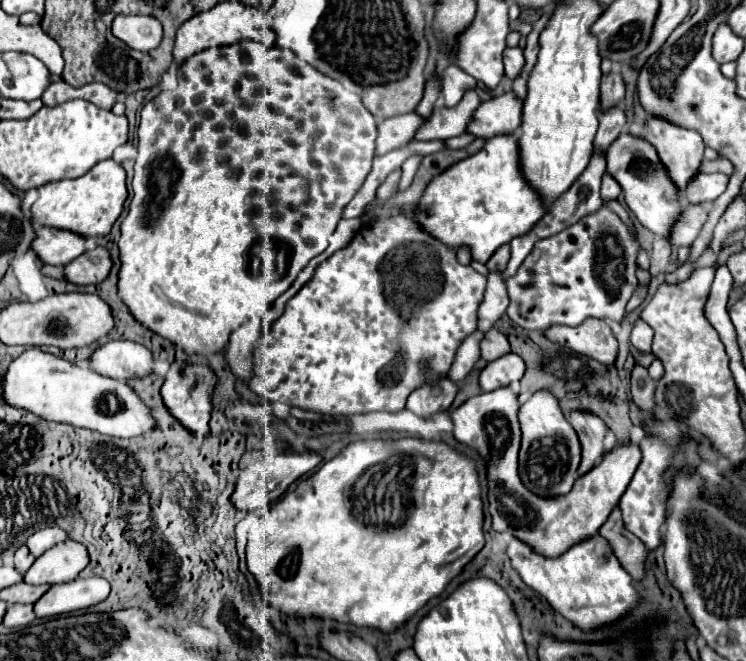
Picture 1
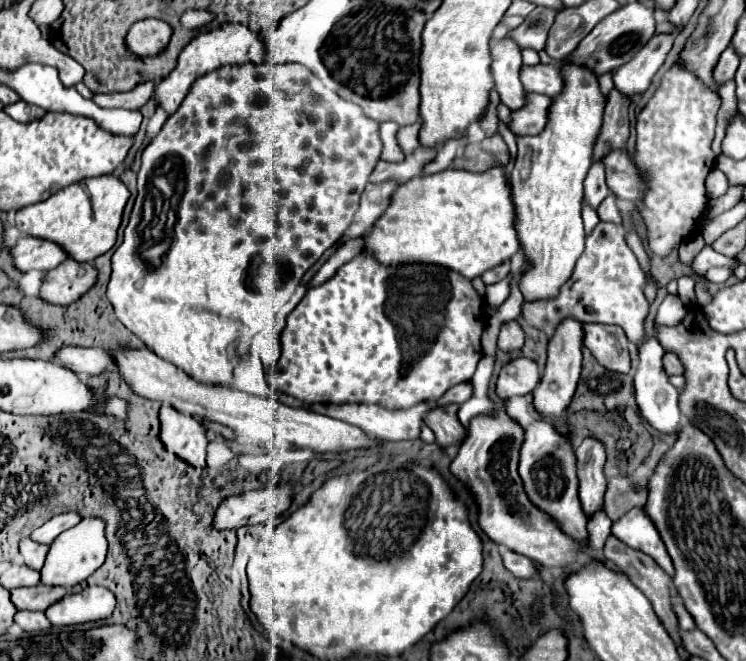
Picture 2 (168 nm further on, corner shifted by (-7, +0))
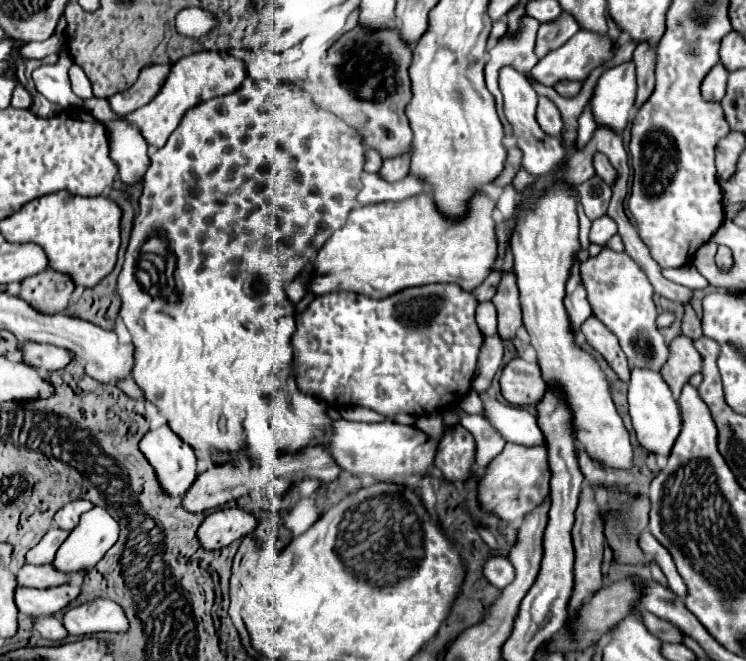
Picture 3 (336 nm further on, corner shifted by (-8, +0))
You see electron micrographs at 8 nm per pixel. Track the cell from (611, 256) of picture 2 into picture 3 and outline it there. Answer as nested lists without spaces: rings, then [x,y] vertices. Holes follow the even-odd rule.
[[[604,246],[596,258],[588,258],[580,264],[580,276],[584,280],[594,316],[618,336],[620,348],[628,356],[630,368],[648,368],[660,372],[670,352],[656,326],[658,310],[652,300],[654,292],[648,276],[644,276],[644,270],[628,254],[616,254]]]

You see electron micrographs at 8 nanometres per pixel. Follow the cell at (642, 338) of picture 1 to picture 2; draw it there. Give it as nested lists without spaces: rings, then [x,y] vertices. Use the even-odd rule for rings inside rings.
[[[649,338],[647,342],[643,342],[643,346],[639,348],[639,372],[635,374],[635,400],[639,404],[641,416],[655,426],[659,432],[675,432],[681,424],[681,412],[677,406],[677,388],[669,384],[667,374],[663,370],[661,358],[663,358],[665,350],[661,348],[661,344],[657,342],[657,338]]]

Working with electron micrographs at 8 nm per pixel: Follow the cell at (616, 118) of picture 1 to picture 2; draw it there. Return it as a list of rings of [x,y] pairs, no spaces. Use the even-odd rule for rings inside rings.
[[[597,160],[585,178],[585,202],[597,208],[607,194],[609,194],[609,188],[605,184],[605,166],[603,166],[603,160]]]

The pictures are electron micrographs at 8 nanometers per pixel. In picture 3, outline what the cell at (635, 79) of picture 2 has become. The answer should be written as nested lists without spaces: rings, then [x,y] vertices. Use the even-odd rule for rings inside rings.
[[[624,62],[606,70],[590,98],[590,110],[596,126],[606,126],[616,134],[622,134],[628,114],[636,100],[636,68],[632,62]]]

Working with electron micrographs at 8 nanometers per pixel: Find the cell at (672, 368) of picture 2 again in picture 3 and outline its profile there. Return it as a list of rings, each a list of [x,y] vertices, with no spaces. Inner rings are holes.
[[[678,336],[672,344],[670,344],[670,358],[668,364],[664,364],[664,382],[670,386],[674,398],[680,398],[680,390],[684,386],[684,382],[702,370],[702,356],[700,352],[694,348],[692,340],[686,336]]]

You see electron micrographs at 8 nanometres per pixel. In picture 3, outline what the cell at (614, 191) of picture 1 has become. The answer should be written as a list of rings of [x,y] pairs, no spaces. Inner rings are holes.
[[[602,216],[602,218],[592,222],[590,242],[598,244],[598,246],[604,246],[614,234],[616,234],[616,224],[612,224],[612,220],[608,220],[608,216]]]

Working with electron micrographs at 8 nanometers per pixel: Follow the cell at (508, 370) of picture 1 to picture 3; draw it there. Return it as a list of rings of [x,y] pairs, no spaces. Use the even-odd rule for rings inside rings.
[[[522,358],[510,360],[500,376],[500,388],[506,402],[512,406],[532,406],[546,394],[546,384],[540,376],[540,368],[534,362]]]

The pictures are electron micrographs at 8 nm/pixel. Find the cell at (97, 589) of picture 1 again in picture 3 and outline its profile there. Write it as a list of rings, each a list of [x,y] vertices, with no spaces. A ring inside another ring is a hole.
[[[98,598],[68,610],[62,622],[68,634],[74,634],[74,636],[128,630],[128,618],[124,610],[116,602],[104,600],[104,598]]]

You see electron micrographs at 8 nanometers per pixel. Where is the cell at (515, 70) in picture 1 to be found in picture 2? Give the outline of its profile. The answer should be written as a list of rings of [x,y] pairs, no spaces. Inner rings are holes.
[[[535,64],[535,66],[521,66],[521,82],[527,88],[527,92],[537,92],[545,96],[557,96],[561,88],[559,70],[553,64]]]

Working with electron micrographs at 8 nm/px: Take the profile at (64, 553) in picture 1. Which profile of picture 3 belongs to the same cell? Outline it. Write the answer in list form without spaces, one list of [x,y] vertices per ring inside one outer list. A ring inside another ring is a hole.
[[[94,506],[80,518],[80,524],[60,546],[52,564],[62,572],[78,572],[80,568],[90,570],[116,544],[118,532],[118,522],[104,508]]]

